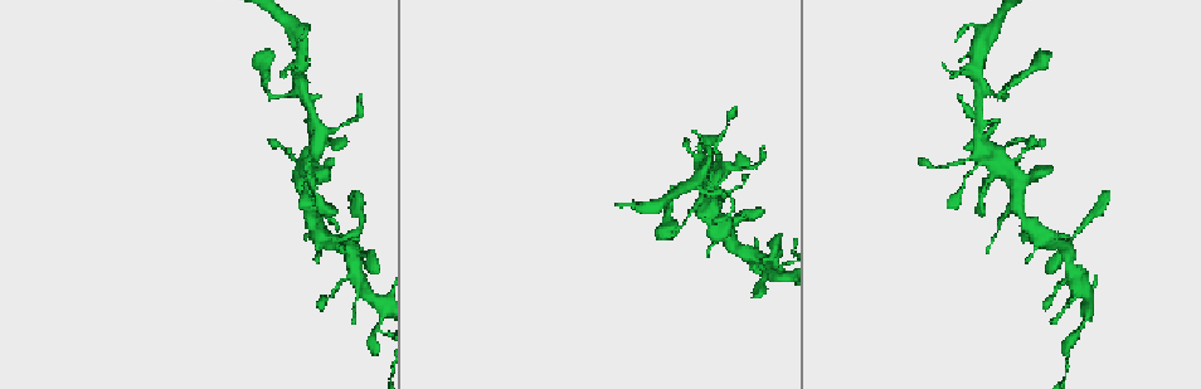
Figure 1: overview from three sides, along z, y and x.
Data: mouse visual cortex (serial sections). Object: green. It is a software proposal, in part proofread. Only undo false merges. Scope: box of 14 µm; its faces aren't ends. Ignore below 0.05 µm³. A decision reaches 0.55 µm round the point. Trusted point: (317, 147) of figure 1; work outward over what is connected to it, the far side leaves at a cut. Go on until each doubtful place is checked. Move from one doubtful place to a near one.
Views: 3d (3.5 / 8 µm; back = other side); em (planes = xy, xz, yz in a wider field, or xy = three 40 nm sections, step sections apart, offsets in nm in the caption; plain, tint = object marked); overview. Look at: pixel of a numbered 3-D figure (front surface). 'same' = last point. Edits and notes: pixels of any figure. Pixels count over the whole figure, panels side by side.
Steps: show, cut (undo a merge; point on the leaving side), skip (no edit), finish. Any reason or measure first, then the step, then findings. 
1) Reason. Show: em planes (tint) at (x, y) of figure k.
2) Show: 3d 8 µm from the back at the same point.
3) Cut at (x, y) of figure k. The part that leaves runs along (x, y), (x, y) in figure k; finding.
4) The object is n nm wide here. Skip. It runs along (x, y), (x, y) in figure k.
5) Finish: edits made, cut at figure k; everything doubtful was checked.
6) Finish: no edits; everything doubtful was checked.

Abrupt turn. Show: 3d 8 µm at (376, 324) of figure 1.

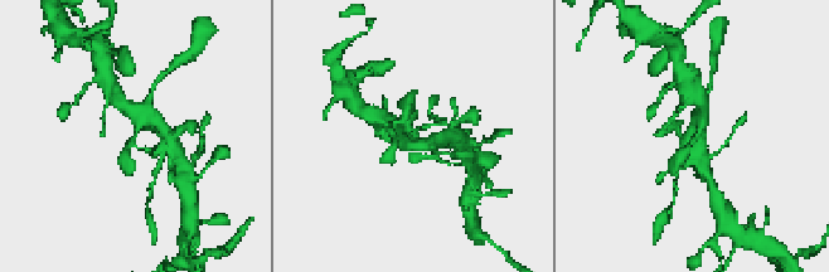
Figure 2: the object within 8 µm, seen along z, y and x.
Zoom in. Show: 3d 3.5 µm at (693, 141) of figure 2.

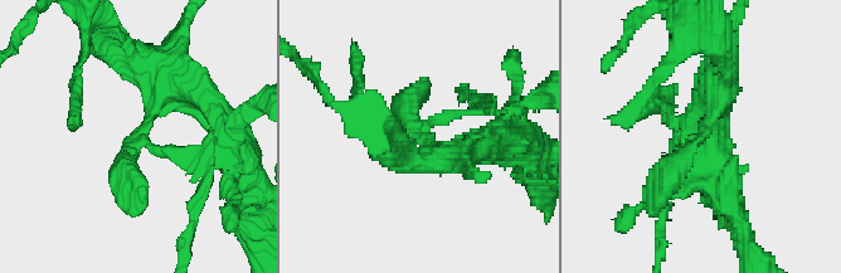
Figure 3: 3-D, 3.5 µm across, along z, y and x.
3 arms meet here; the arms are 100, 300, 350 nm wide. Show: em xy step 5 (tint) at (143, 131) of figure 3.

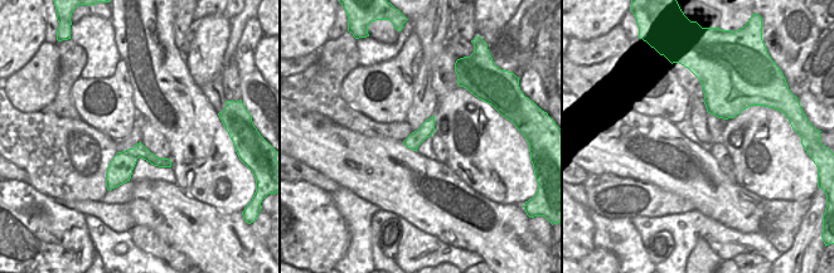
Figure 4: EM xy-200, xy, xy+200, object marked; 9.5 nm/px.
Skip. It runs along (724, 66), (715, 116), (657, 196) in figure 3; continuous, no second cell.

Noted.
Show: 3d 3.5 µm at (978, 101) of figure 1.

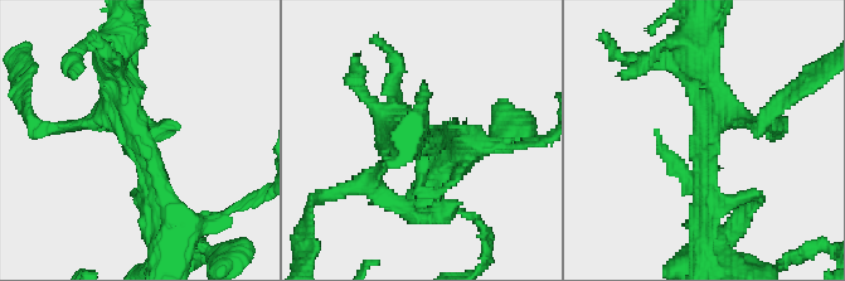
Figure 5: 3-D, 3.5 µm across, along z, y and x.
Skip. It runs along (181, 221), (163, 200), (116, 69) in figure 5; continuous, no second cell.

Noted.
Abrupt turn. Show: 3d 8 µm at (999, 93) of figure 1.

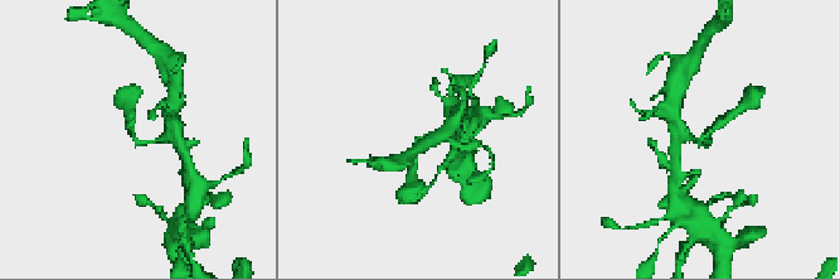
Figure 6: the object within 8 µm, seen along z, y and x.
Zoom in. Show: 3d 3.5 µm at (134, 139) of figure 6.

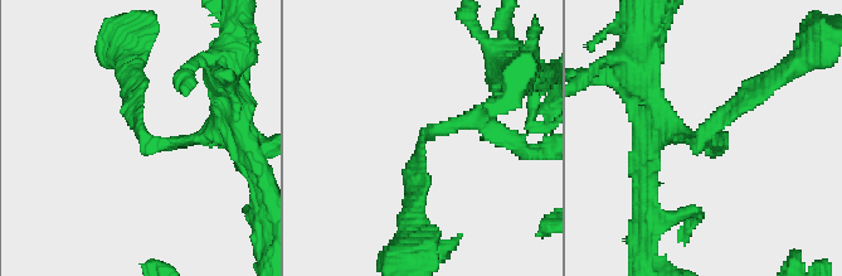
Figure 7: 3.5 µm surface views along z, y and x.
Show: em xy step 1 (tint) at (699, 141) of figure 7.

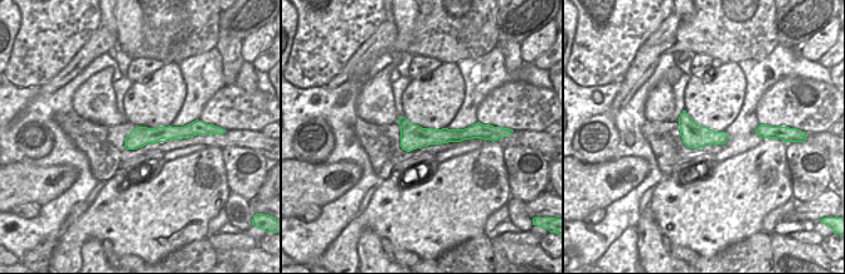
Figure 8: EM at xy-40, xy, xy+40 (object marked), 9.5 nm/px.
Skip. It runs along (497, 96), (424, 135), (420, 193) in figure 7; one cell here.

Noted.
Finish: no edits; everything doubtful was checked.

